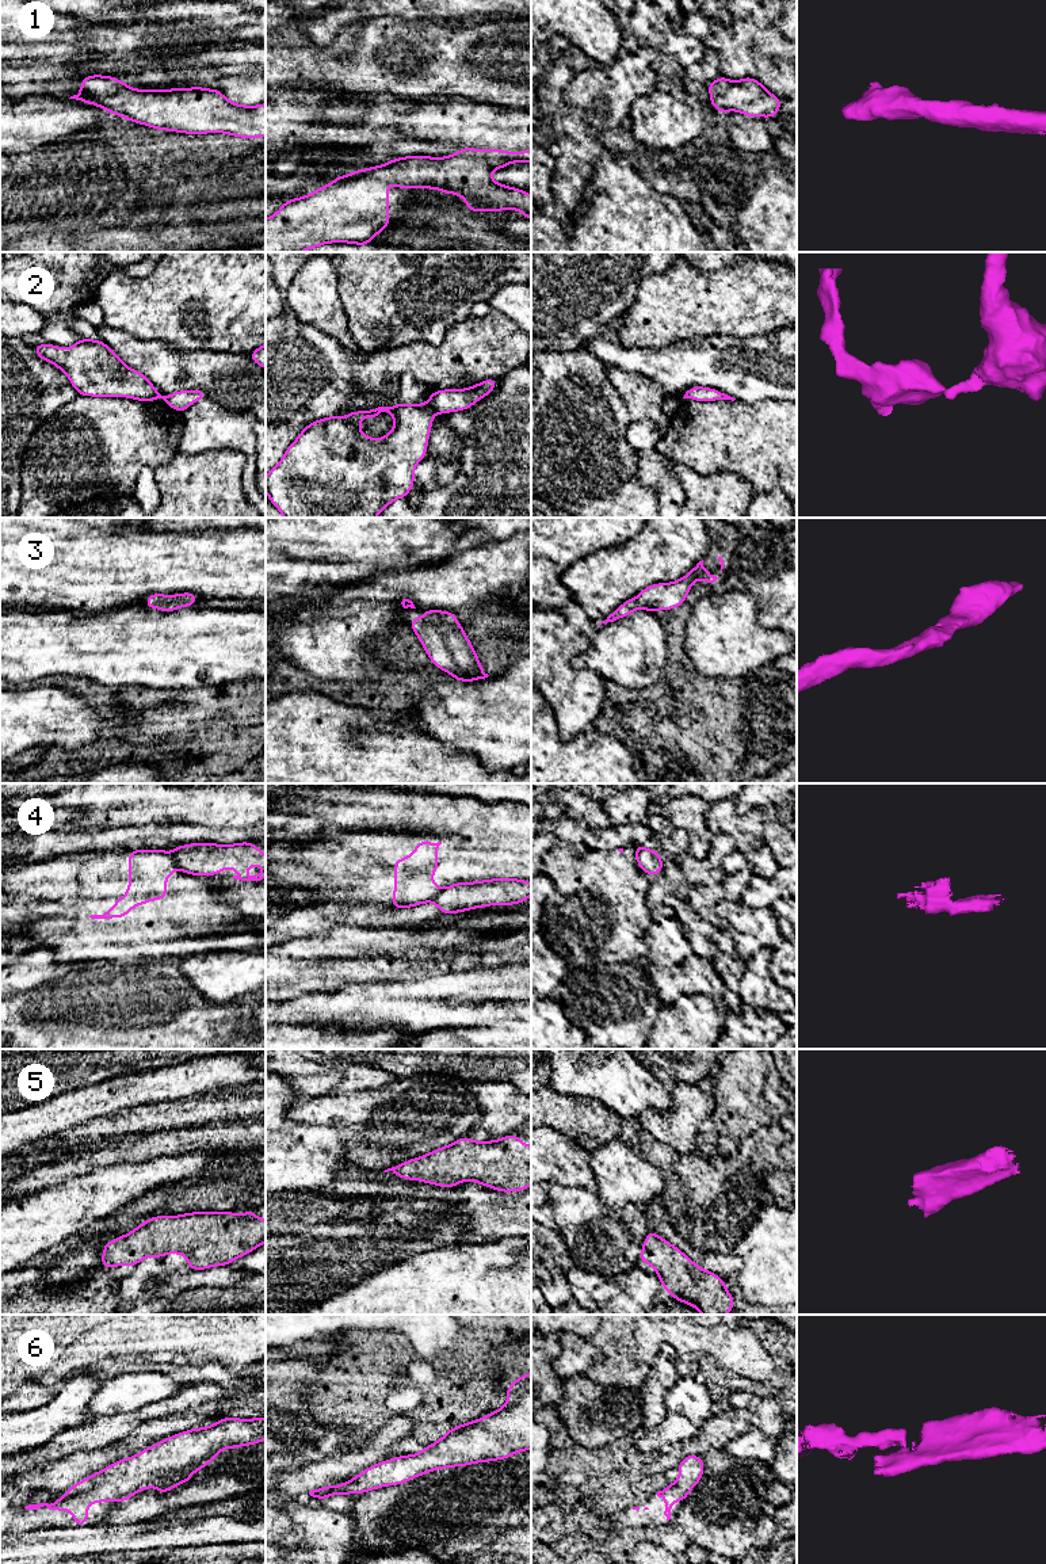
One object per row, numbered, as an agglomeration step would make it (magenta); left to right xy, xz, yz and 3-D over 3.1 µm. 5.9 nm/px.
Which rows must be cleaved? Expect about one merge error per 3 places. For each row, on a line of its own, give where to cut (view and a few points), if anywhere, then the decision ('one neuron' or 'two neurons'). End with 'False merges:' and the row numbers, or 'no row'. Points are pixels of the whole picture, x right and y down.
1: no cut | one neuron
2: xz (426, 404), (434, 411) | two neurons
3: no cut | one neuron
4: xz (442, 889), (431, 900) | two neurons
5: no cut | one neuron
6: no cut | one neuron
False merges: 2, 4

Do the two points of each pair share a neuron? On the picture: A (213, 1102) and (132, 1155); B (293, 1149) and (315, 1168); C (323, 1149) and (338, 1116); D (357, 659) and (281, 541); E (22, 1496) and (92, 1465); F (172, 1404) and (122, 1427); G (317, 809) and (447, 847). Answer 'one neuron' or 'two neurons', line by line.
A: two neurons
B: one neuron
C: two neurons
D: two neurons
E: one neuron
F: one neuron
G: one neuron

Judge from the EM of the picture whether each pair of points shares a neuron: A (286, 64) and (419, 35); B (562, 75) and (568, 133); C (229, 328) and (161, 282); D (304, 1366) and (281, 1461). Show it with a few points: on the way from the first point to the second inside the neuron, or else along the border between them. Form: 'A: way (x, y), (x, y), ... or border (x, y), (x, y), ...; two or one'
A: way (319, 65), (375, 65), (386, 58); one
B: way (554, 90), (554, 110), (561, 118); one
C: way (213, 312), (201, 300), (178, 298); one
D: border (313, 1441), (300, 1450), (279, 1453); two

